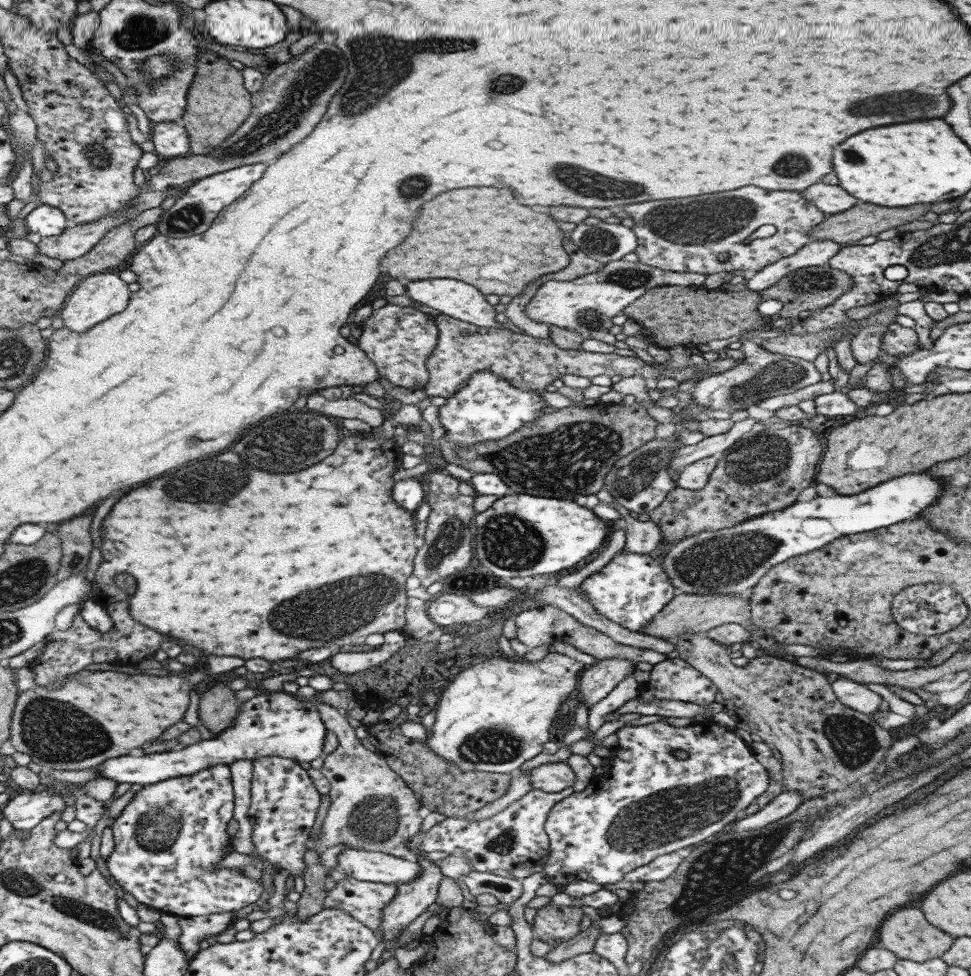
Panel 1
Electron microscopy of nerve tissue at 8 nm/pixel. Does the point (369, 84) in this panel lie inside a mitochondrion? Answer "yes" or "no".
yes

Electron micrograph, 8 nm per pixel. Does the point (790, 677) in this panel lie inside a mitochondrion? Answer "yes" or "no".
no

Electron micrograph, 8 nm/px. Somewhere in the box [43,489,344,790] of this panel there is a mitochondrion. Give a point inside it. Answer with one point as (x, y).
(75, 560)

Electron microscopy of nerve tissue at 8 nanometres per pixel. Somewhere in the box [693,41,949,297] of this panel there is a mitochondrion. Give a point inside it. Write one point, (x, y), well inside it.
(897, 106)

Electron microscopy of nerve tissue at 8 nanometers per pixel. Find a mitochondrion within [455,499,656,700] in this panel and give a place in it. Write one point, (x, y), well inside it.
(509, 540)

